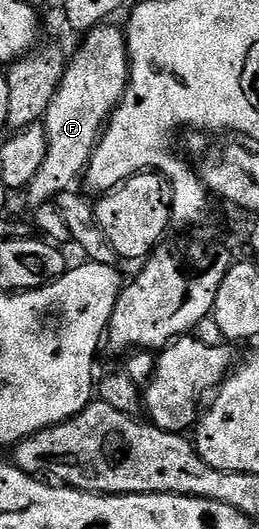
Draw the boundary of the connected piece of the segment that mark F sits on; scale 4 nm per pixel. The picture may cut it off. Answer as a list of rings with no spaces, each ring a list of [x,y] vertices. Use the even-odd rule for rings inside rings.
[[[113,24],[96,26],[84,35],[81,51],[74,58],[72,55],[71,64],[66,65],[61,87],[51,100],[51,108],[47,108],[43,119],[47,156],[43,156],[43,168],[27,187],[34,207],[52,203],[57,195],[74,189],[73,181],[84,175],[109,117],[125,96],[129,86],[129,42],[120,25],[109,25]]]

